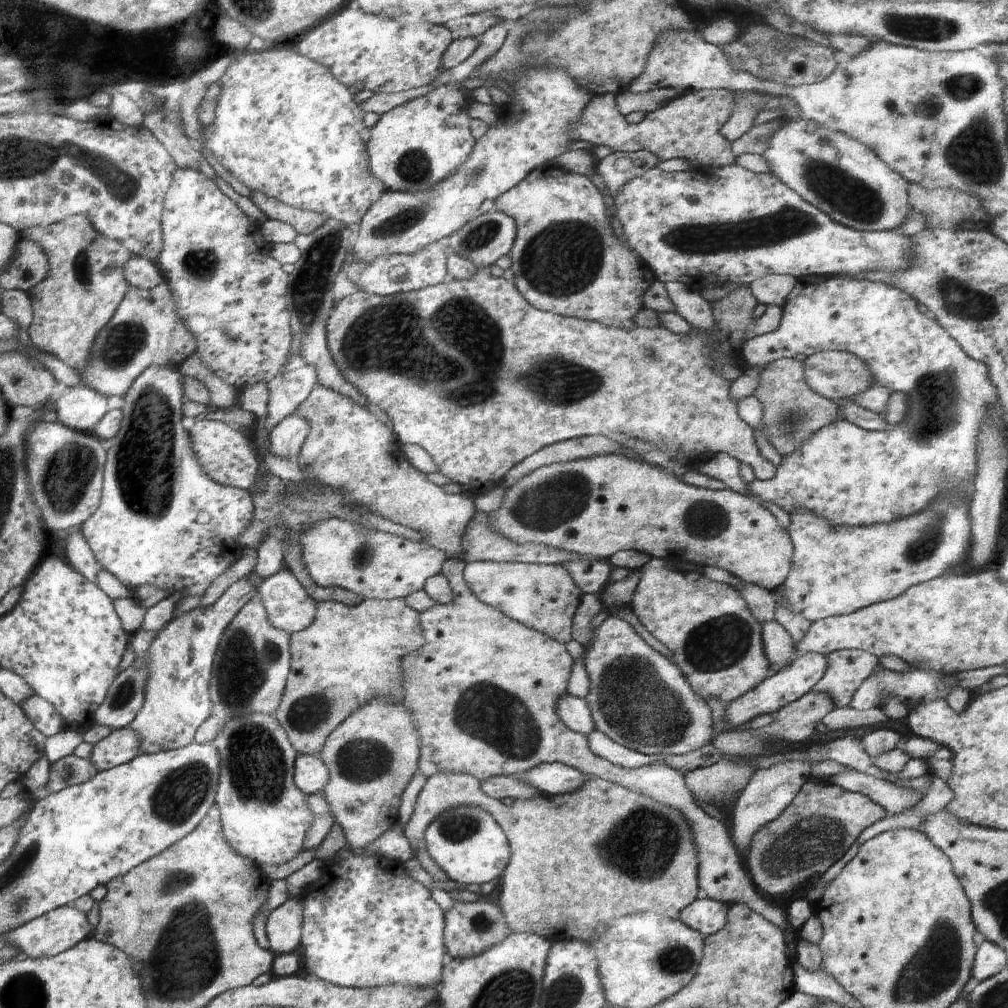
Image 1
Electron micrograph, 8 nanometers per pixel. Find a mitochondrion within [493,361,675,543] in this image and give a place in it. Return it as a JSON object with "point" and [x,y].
{"point":[549,505]}

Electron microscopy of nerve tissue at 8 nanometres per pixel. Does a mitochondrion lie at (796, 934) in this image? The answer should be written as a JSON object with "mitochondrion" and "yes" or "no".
{"mitochondrion":"no"}

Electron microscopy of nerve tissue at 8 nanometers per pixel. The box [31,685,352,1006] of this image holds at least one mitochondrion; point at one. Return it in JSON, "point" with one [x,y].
{"point":[185,961]}

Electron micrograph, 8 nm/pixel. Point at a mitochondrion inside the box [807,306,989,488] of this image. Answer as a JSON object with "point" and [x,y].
{"point":[936,399]}

